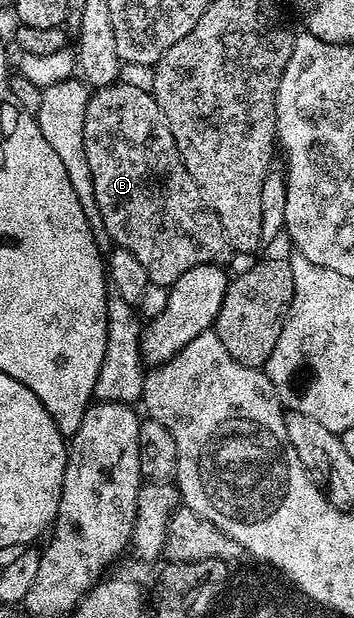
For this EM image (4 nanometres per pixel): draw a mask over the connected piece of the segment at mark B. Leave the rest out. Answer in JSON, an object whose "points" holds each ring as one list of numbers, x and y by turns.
{"points":[[121,82,97,88,90,96,88,109,84,109,84,157,88,157,96,205,110,243,130,251,144,265,144,273,148,273,151,283,169,289,196,265,227,262,226,254,231,254,232,248,220,225,220,217,202,205,195,211,190,208,190,195,198,195,198,186,192,181,176,149,172,129,168,129,168,121,151,92]]}

